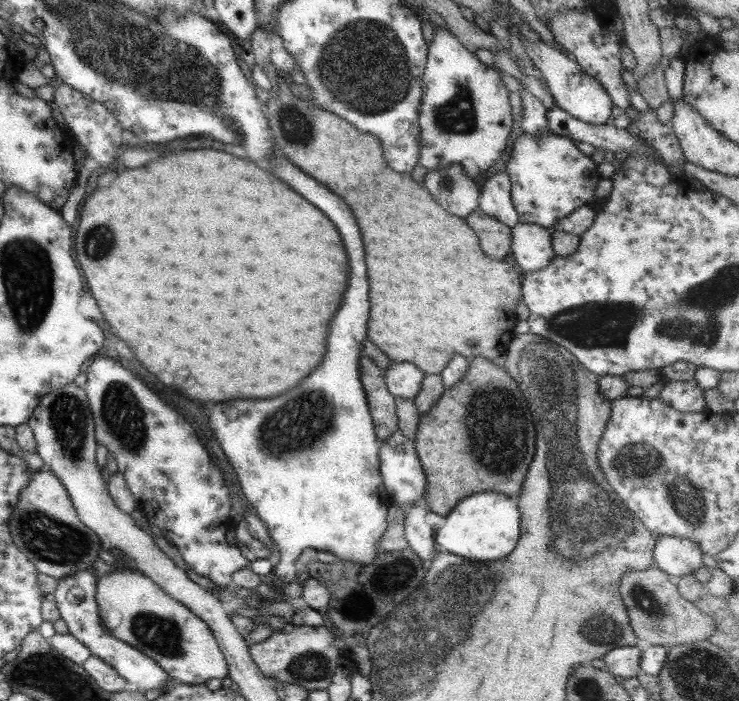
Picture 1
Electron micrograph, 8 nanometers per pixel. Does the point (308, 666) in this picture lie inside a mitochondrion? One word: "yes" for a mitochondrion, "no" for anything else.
yes

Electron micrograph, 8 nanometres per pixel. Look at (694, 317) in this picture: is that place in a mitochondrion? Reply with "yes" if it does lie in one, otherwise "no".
yes

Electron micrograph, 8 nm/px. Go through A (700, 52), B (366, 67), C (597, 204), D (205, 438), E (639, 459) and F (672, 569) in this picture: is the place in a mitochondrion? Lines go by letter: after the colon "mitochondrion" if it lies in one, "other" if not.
A: other
B: mitochondrion
C: other
D: other
E: mitochondrion
F: other

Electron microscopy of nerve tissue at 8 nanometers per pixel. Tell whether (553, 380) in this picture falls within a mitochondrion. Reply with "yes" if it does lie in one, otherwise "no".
yes

